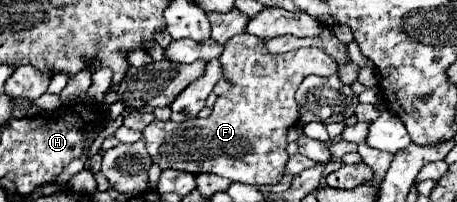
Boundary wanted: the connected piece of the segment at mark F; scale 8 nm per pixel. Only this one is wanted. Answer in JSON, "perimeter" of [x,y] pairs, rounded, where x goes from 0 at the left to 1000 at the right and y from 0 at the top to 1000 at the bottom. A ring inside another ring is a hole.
{"perimeter":[[[527,168],[510,178],[492,218],[492,257],[484,267],[484,317],[488,317],[488,376],[505,406],[505,446],[488,475],[475,485],[466,525],[466,564],[457,584],[431,584],[414,604],[379,604],[379,594],[335,594],[317,644],[313,683],[322,703],[326,772],[335,782],[339,812],[348,812],[357,842],[379,832],[379,842],[400,842],[418,861],[475,861],[492,871],[510,901],[527,911],[554,911],[554,921],[602,921],[615,901],[624,812],[632,792],[628,762],[628,653],[632,634],[654,594],[654,535],[646,505],[646,446],[654,416],[681,376],[681,366],[702,366],[702,376],[724,376],[737,356],[737,307],[716,277],[702,238],[654,238],[646,257],[628,267],[593,267],[584,257],[575,198],[549,168]]]}

